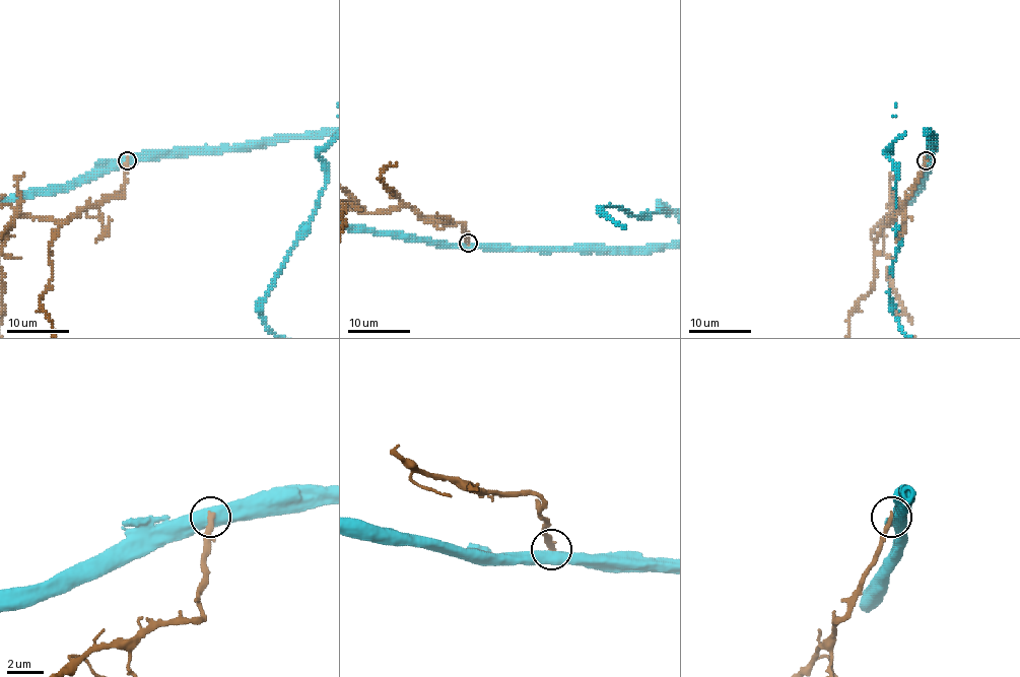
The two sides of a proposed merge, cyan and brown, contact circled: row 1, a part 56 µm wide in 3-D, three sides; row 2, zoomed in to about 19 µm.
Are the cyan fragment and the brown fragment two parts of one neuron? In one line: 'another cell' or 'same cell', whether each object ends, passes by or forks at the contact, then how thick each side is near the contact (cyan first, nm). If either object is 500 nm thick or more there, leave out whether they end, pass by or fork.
another cell | 700/320 nm

